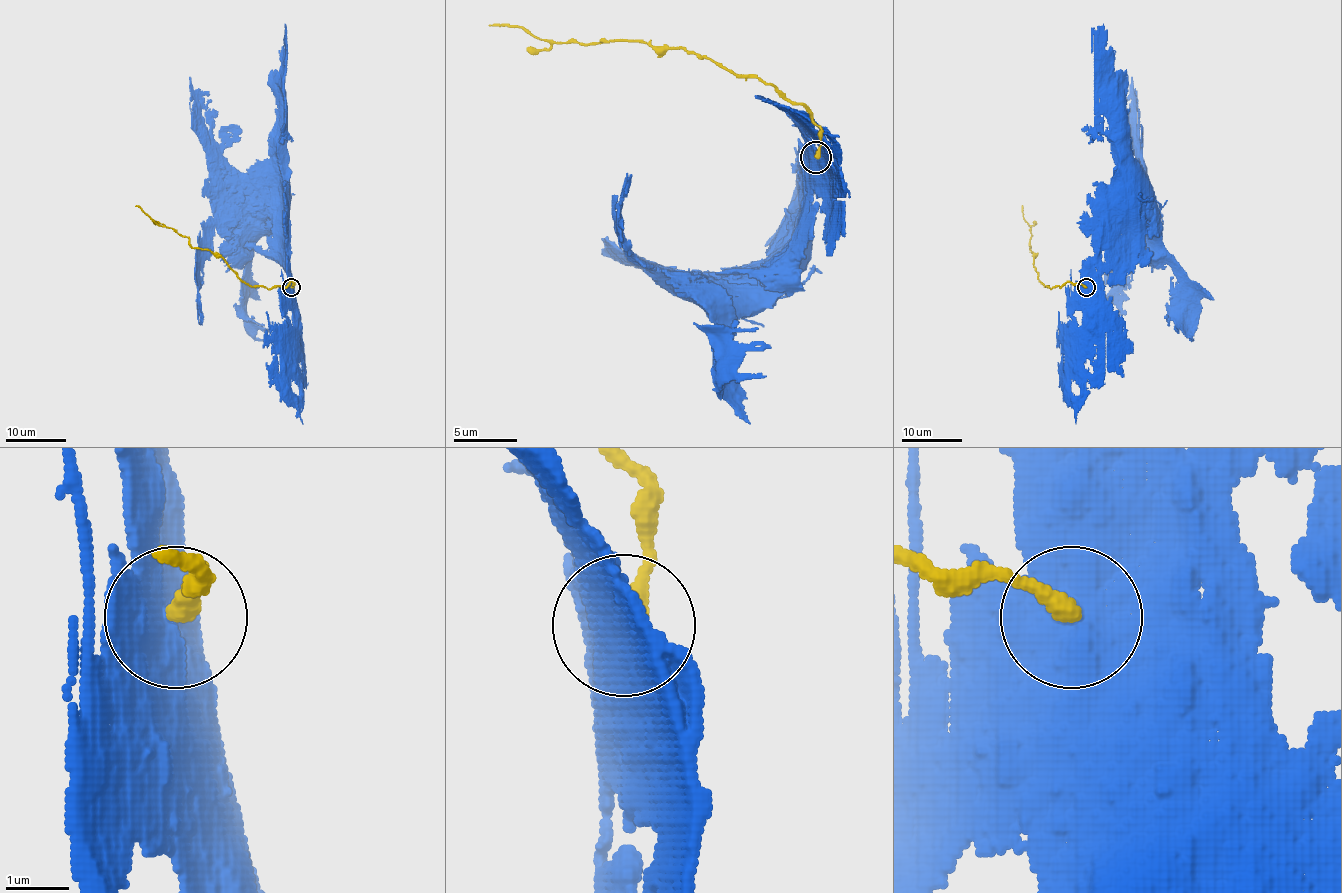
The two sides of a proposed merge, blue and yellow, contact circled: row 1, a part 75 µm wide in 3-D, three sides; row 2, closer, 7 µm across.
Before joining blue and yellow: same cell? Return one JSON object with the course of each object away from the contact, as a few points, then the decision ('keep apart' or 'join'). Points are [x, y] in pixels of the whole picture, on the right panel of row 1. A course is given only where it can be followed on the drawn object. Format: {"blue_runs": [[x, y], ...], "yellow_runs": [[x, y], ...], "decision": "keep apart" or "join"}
{"blue_runs": [[1086, 287], [1087, 261], [1095, 250], [1095, 205], [1115, 165], [1112, 98], [1100, 86], [1098, 35], [1091, 27]], "yellow_runs": [[1086, 287], [1069, 282], [1051, 289], [1039, 279], [1034, 255], [1030, 250], [1031, 228], [1024, 219], [1022, 205]], "decision": "keep apart"}

